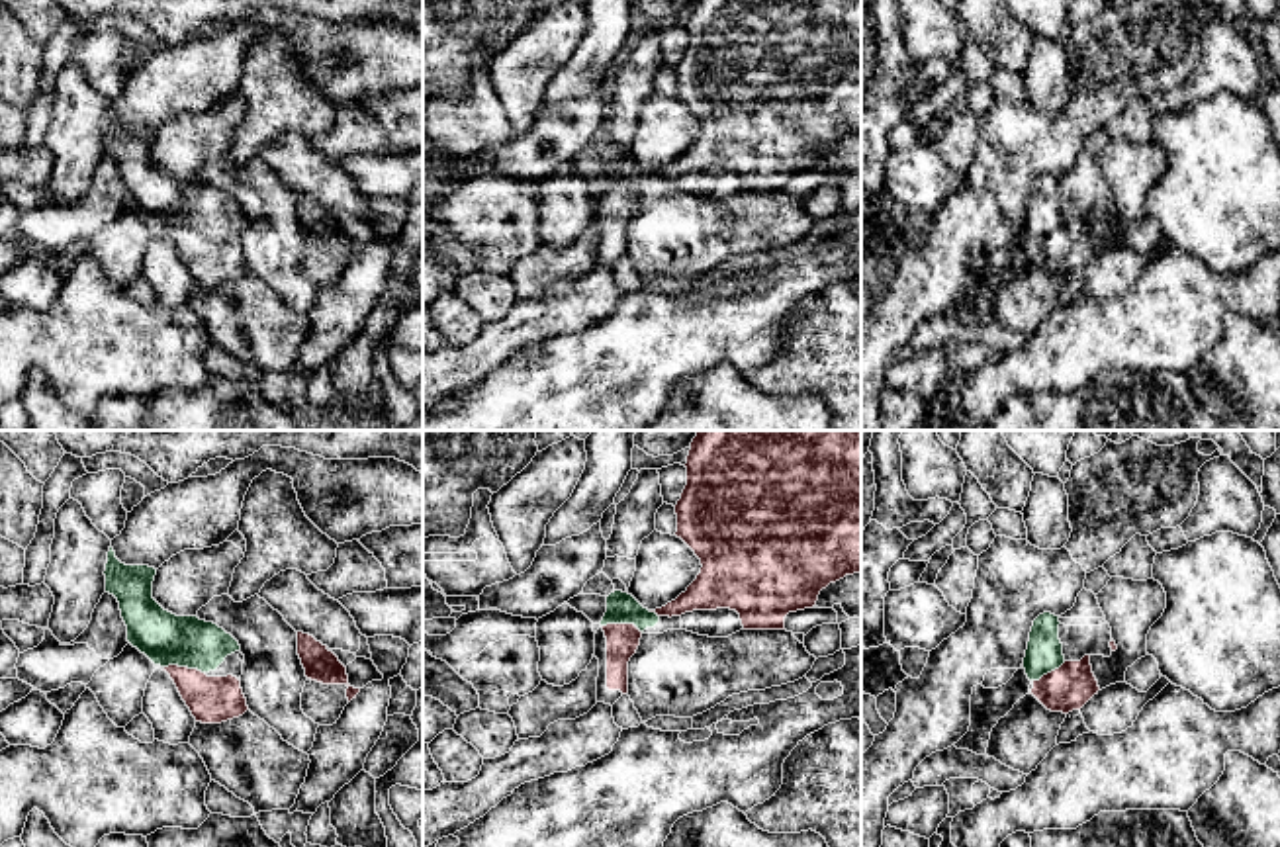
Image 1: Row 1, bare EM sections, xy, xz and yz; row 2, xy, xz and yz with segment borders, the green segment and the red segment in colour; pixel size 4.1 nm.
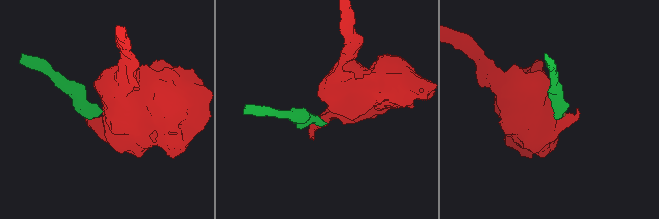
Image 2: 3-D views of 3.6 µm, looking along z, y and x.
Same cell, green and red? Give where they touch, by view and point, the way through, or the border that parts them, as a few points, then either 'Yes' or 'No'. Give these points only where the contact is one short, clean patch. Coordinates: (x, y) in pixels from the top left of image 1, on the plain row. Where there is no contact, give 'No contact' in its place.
Touches green at xz (623, 184). Boundary: xz (601, 186), (635, 186), (642, 194). No

